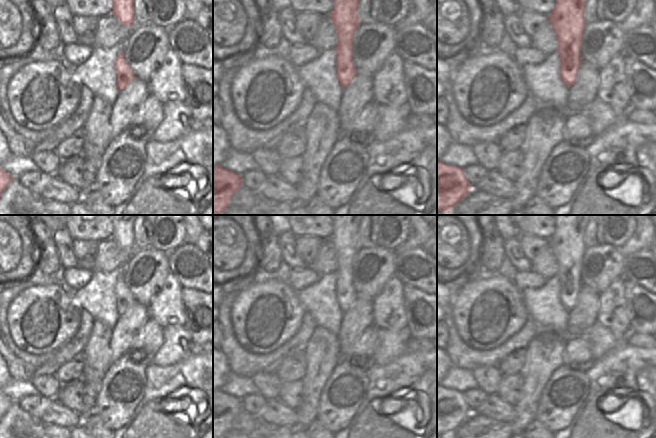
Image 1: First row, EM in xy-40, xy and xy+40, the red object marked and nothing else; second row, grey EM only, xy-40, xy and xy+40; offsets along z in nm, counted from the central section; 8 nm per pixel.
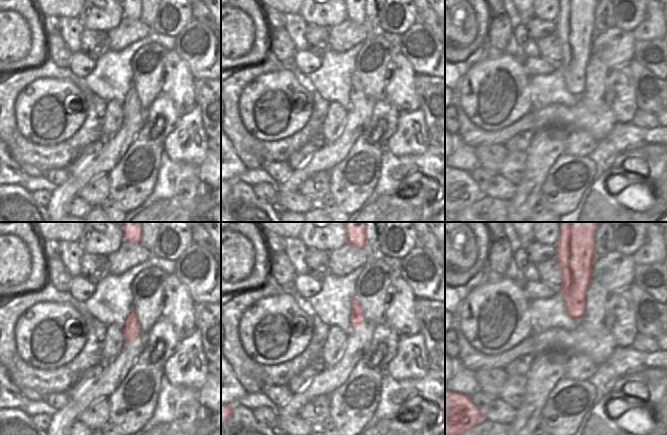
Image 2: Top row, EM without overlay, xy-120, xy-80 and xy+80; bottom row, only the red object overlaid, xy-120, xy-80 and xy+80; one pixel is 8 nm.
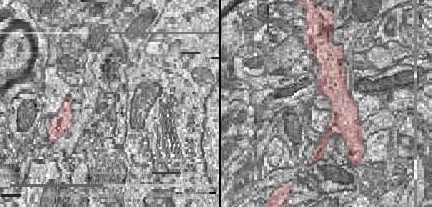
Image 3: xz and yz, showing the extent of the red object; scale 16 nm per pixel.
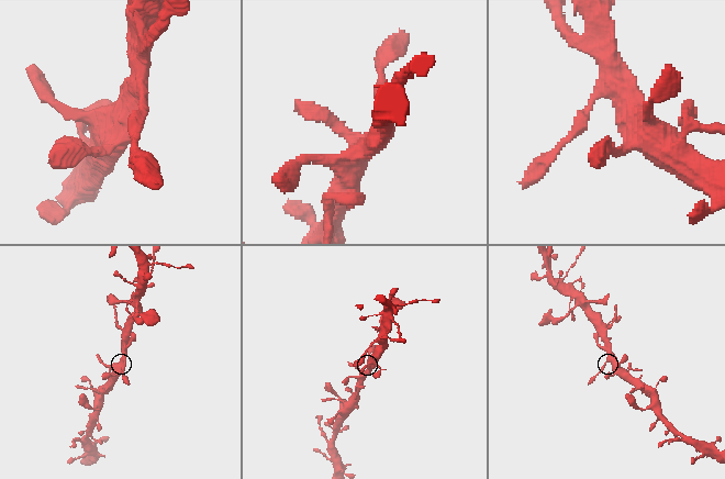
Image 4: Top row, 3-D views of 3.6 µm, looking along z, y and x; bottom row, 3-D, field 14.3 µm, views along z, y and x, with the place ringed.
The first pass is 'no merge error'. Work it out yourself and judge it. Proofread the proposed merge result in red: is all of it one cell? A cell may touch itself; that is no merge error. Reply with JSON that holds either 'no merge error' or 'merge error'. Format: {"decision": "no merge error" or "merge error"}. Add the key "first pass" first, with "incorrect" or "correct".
{"first pass": "correct", "decision": "no merge error"}

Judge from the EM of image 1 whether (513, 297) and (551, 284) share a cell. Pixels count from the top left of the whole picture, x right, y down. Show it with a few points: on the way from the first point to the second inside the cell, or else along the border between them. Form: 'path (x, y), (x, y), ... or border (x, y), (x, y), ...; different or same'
border (521, 291), (521, 299), (528, 317); different

